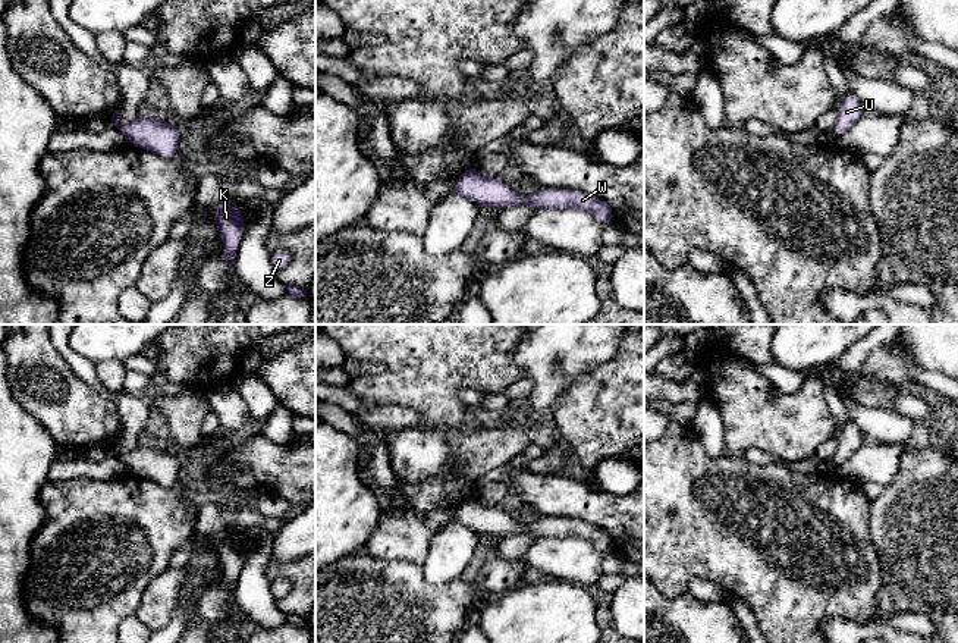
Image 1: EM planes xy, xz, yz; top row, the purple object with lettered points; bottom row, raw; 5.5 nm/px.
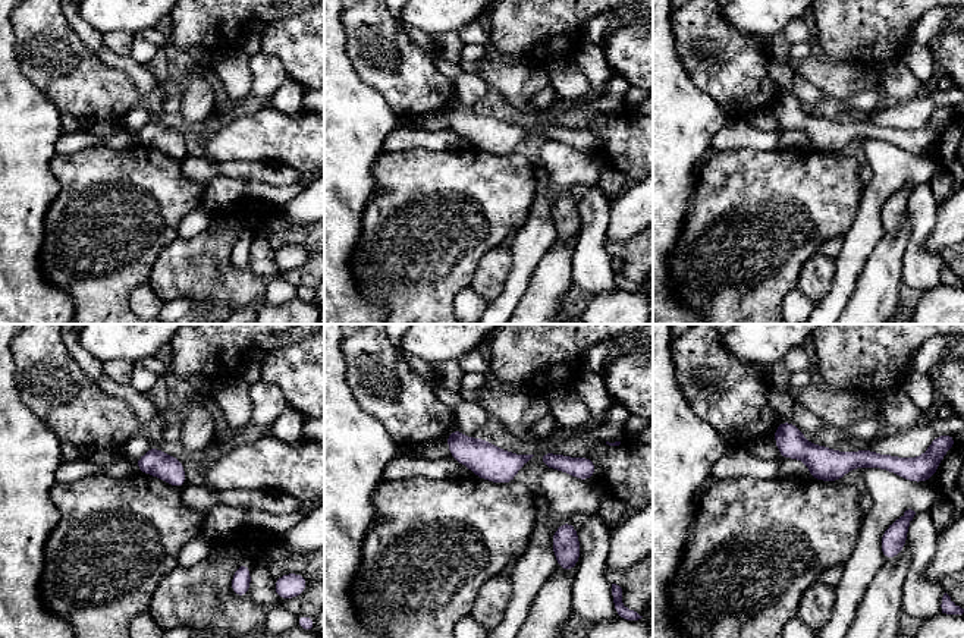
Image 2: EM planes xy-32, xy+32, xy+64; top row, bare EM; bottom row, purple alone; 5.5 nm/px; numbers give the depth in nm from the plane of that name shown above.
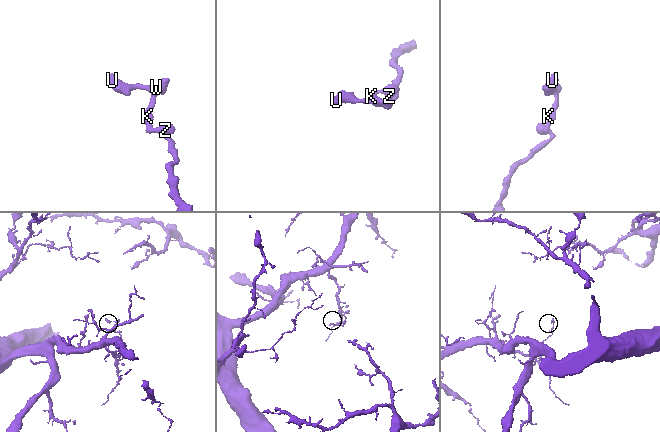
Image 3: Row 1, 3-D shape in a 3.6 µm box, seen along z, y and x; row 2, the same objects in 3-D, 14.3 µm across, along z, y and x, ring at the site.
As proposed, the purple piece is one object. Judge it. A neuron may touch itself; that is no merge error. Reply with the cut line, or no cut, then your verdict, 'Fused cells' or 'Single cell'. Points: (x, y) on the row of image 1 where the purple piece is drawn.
No split. Single cell

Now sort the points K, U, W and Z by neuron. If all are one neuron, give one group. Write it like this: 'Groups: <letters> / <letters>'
Groups: K U W Z

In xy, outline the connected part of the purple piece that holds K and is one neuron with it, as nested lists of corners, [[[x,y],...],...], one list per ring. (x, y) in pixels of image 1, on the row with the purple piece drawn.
[[[233,200],[220,203],[213,210],[213,216],[216,220],[217,232],[223,241],[222,250],[224,258],[230,264],[235,264],[241,233],[245,229],[245,216]]]

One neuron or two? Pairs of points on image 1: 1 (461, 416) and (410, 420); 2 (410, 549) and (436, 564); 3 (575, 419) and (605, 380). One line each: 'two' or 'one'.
1: two
2: two
3: one

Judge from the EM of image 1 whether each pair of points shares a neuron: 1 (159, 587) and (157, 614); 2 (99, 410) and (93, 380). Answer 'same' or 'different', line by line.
1: same
2: different

